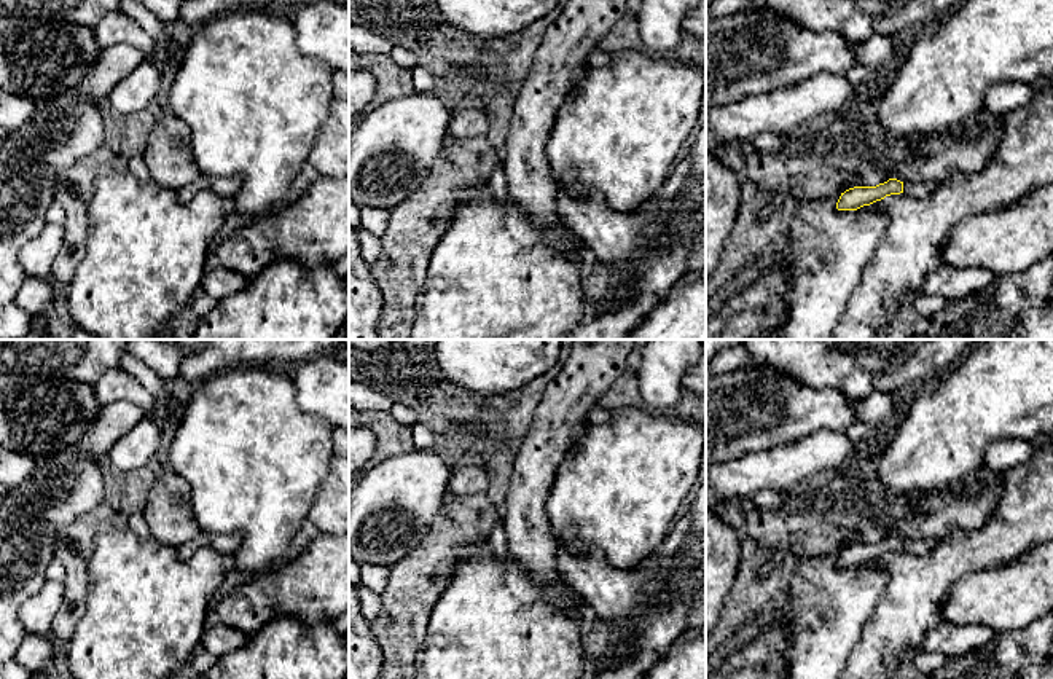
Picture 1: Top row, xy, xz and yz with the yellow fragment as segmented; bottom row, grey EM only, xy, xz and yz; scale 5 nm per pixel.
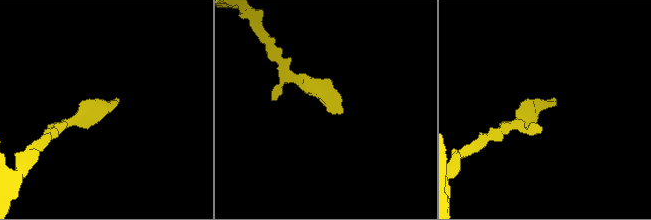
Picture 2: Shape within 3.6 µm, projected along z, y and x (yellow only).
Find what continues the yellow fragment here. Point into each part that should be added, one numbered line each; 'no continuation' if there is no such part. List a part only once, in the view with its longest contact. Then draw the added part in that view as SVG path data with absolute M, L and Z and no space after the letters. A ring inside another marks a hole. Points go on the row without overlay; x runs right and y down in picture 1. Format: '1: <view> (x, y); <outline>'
1: yz (912, 545); M903 539L903 550L908 553L921 555L932 548L935 540L930 539Z

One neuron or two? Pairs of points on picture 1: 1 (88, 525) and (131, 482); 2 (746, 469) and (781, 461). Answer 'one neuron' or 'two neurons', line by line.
1: one neuron
2: one neuron

